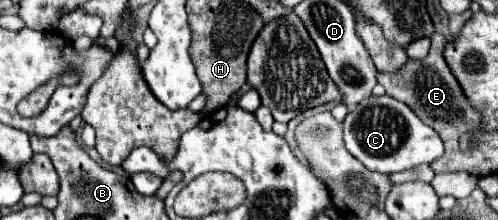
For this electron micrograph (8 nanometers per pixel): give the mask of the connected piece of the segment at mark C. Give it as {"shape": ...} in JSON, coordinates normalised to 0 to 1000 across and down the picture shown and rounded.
{"shape":[[[745,436],[721,482],[709,482],[689,545],[693,673],[741,773],[789,791],[825,773],[845,745],[865,745],[890,700],[890,636],[809,464],[785,436]]]}

